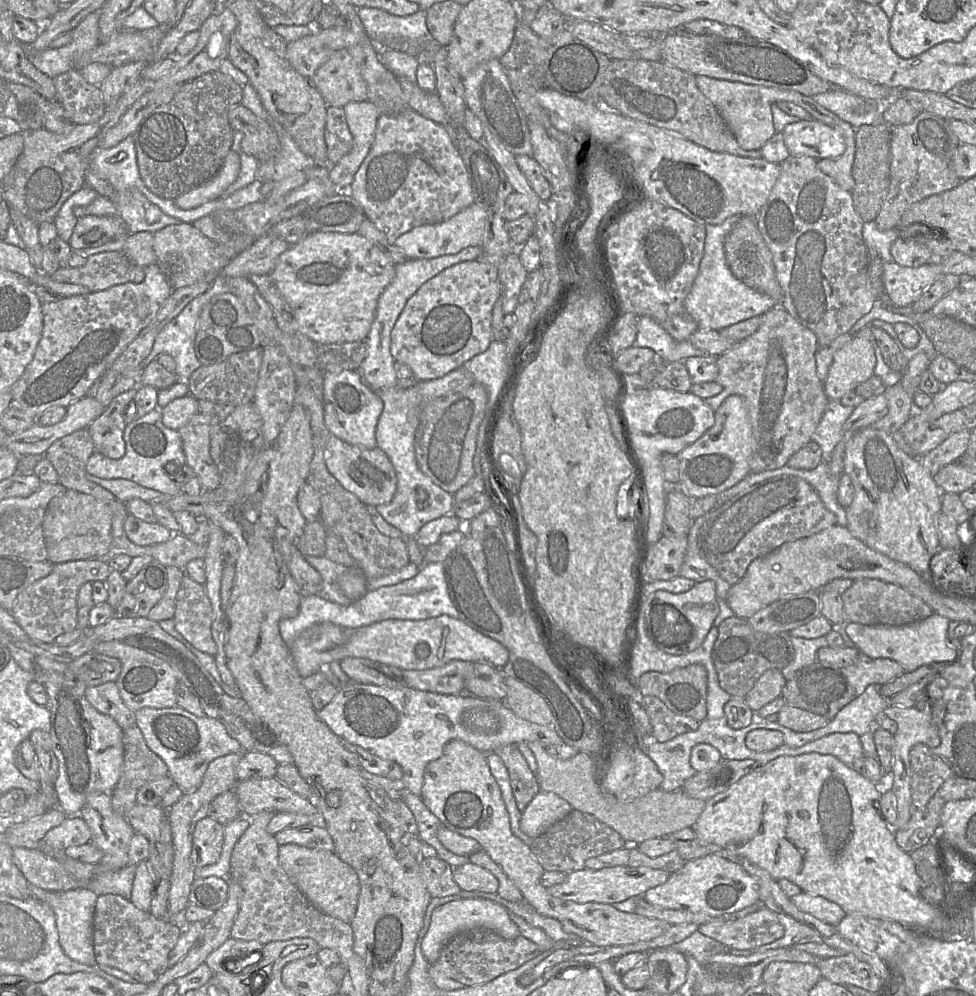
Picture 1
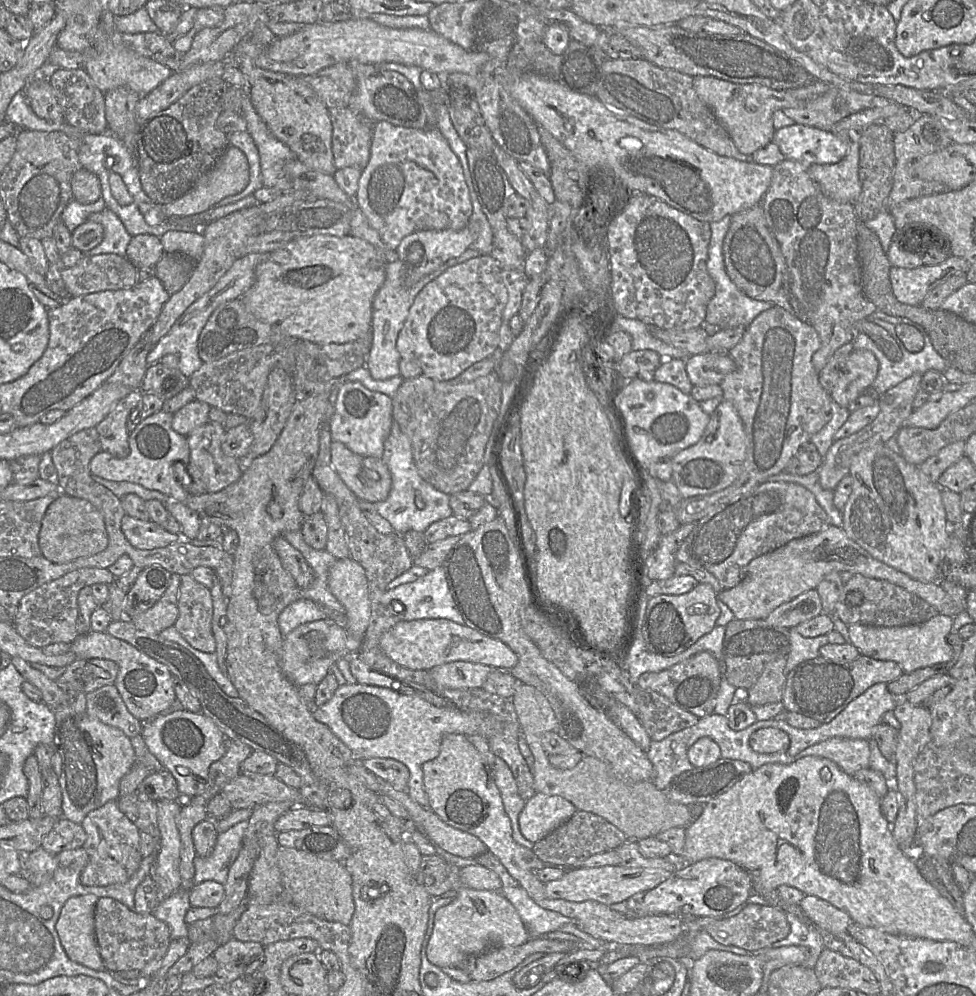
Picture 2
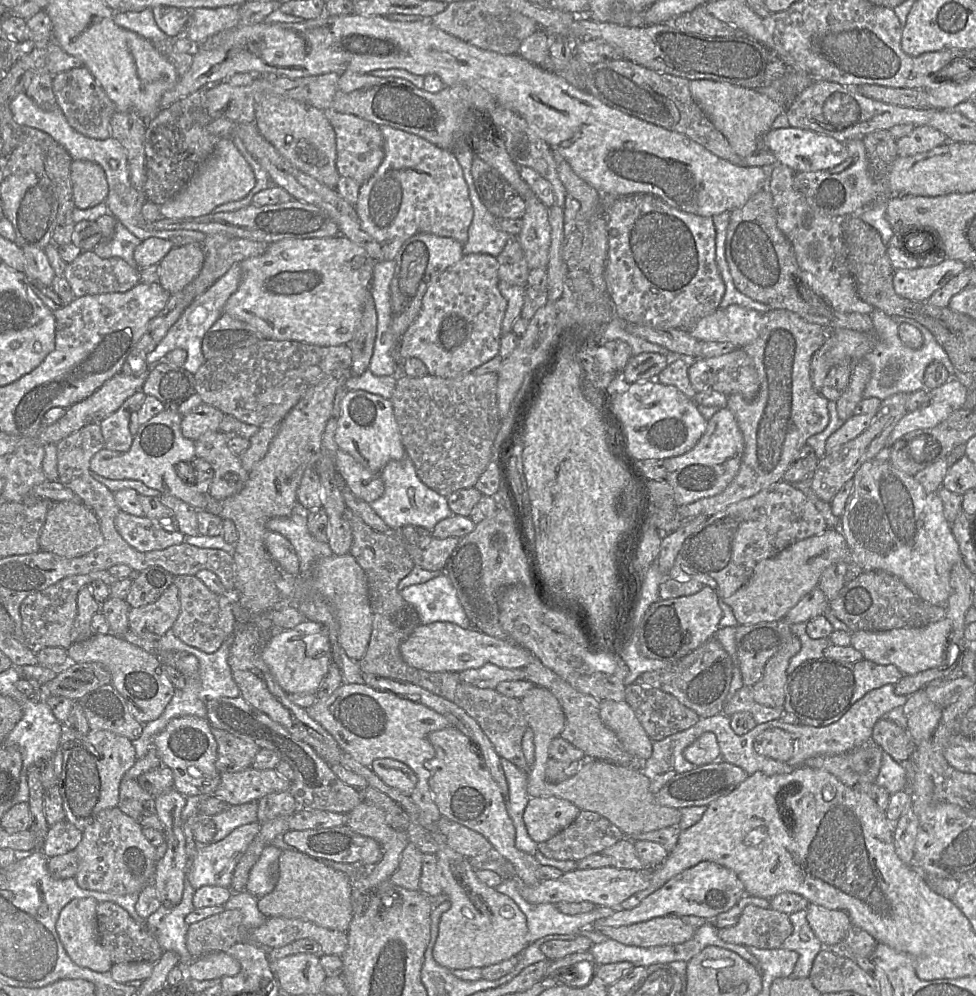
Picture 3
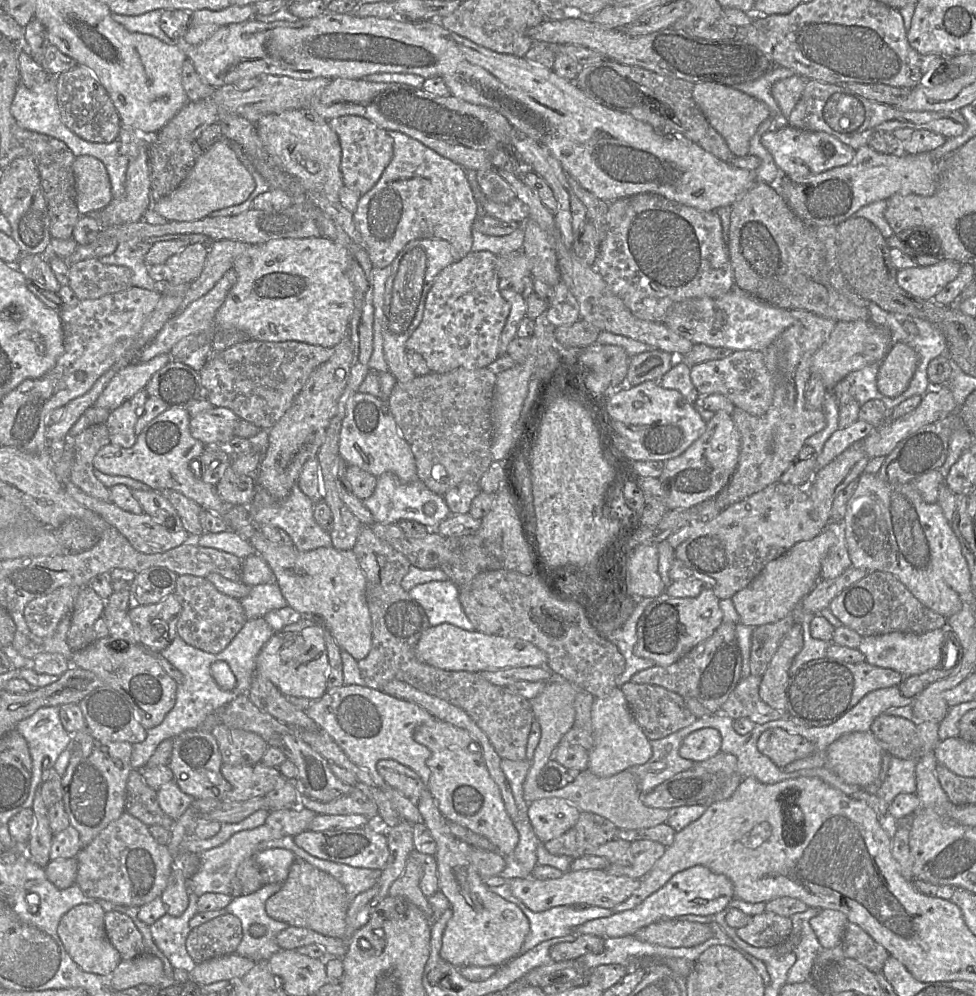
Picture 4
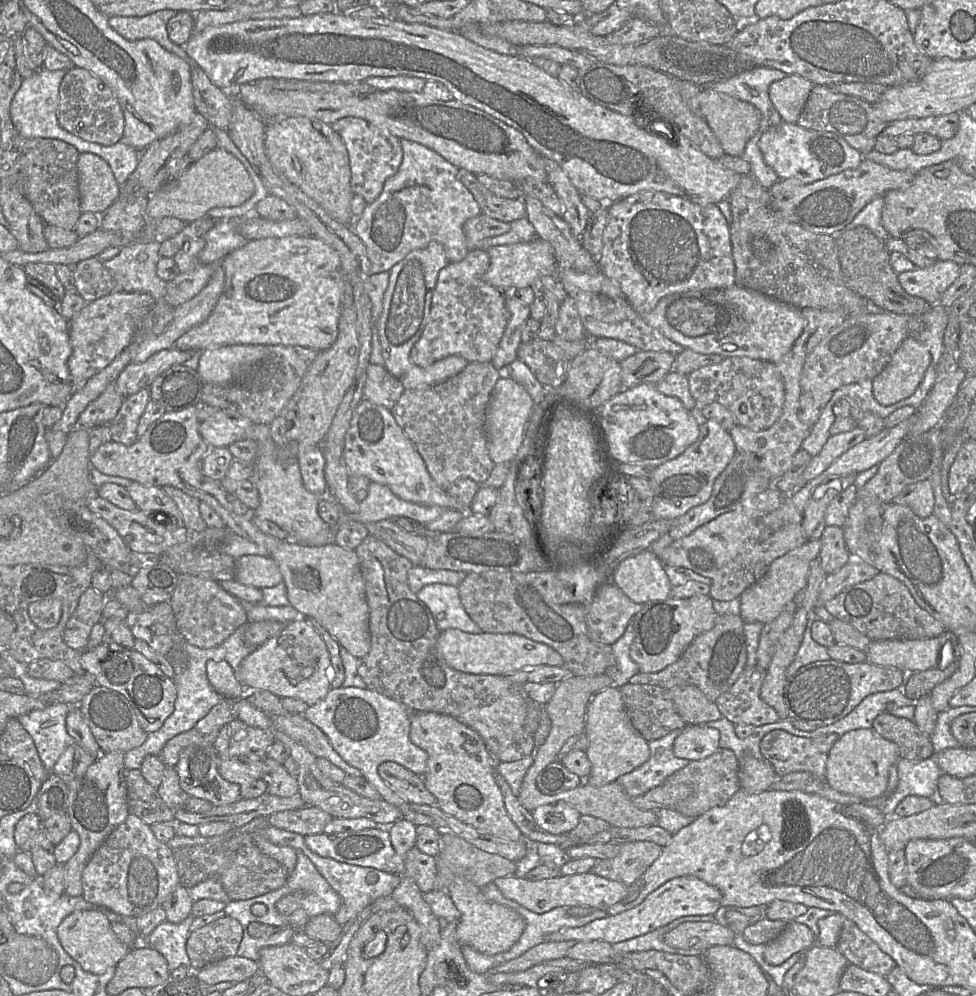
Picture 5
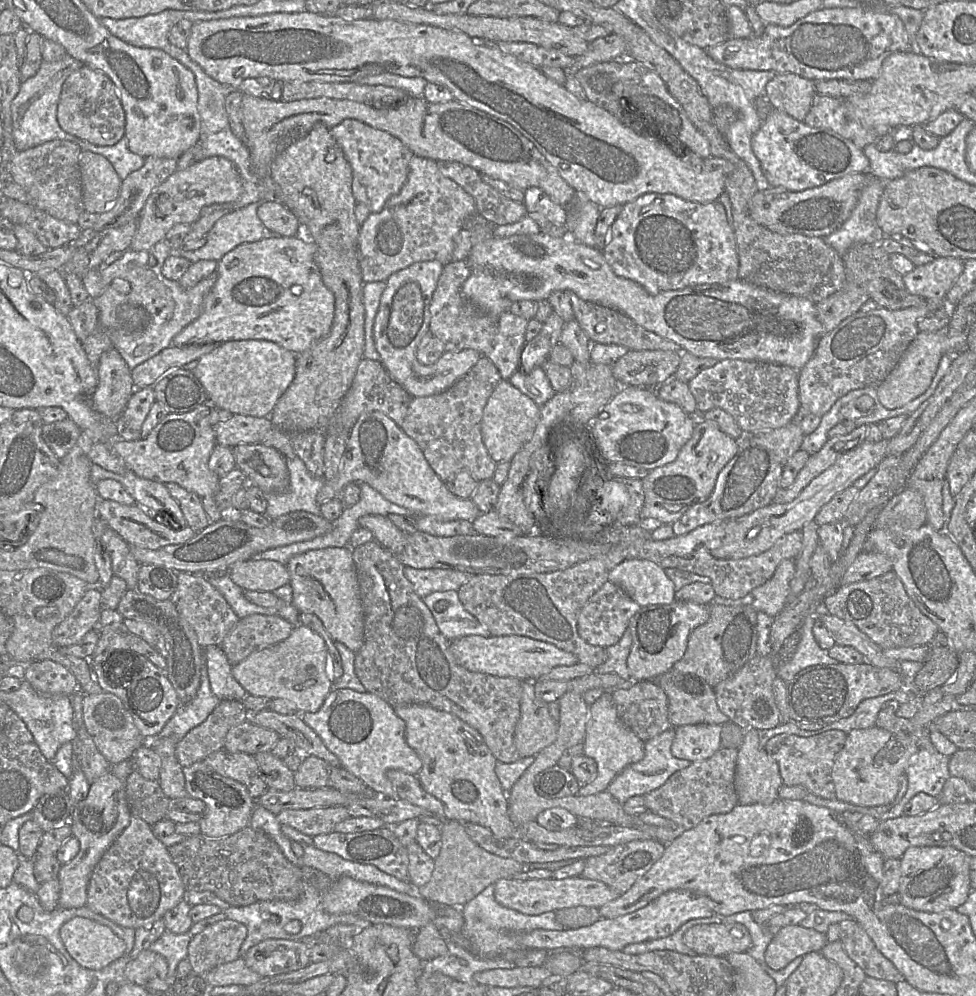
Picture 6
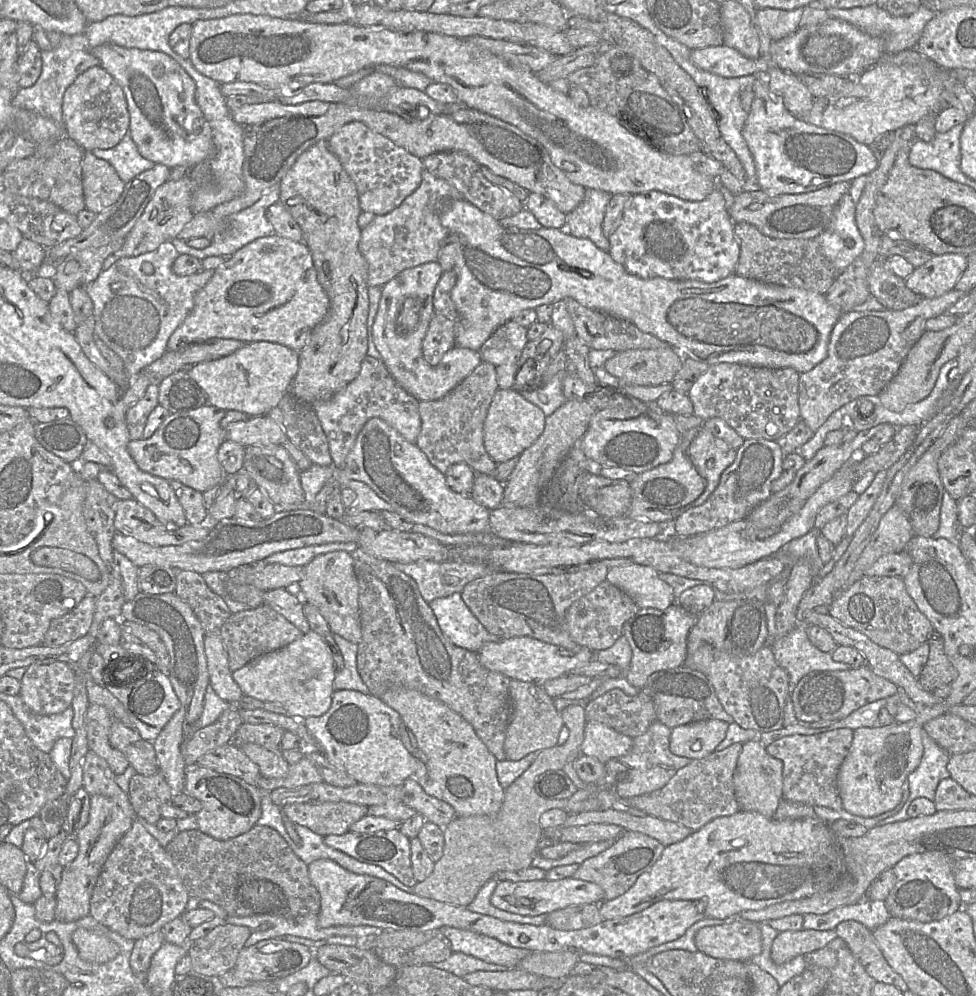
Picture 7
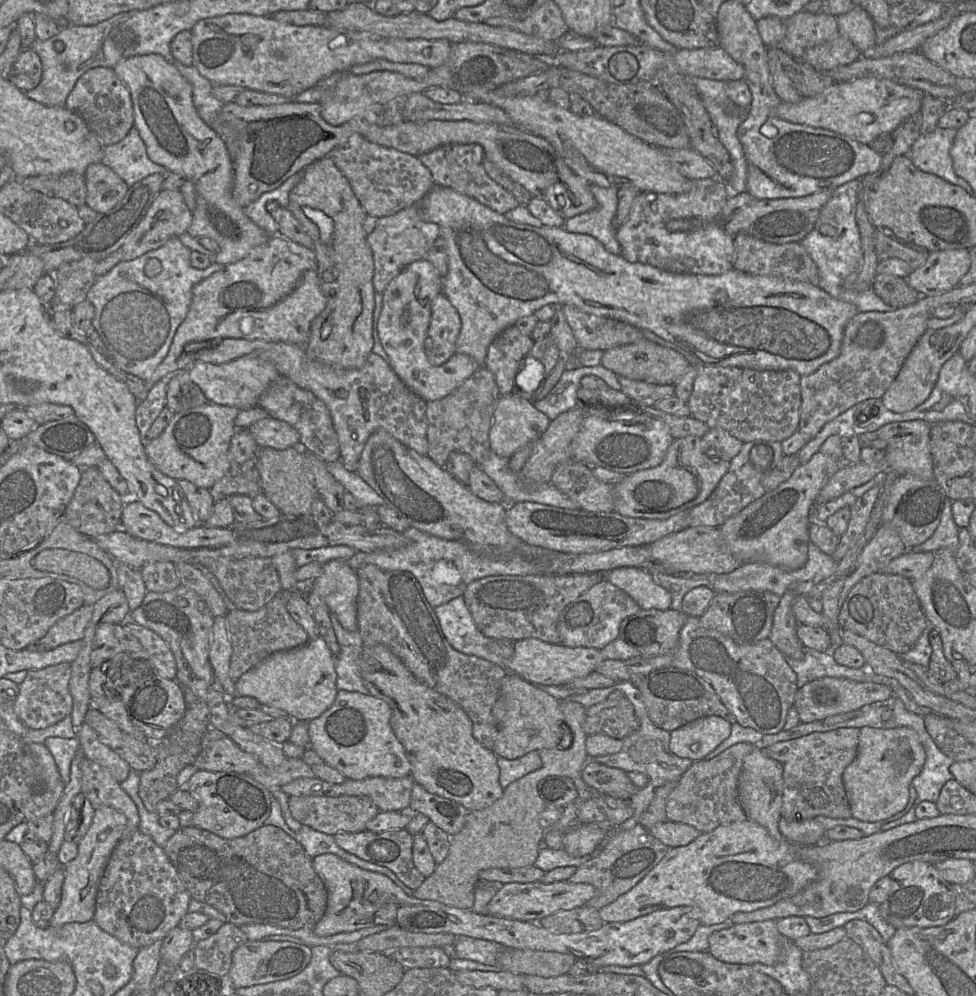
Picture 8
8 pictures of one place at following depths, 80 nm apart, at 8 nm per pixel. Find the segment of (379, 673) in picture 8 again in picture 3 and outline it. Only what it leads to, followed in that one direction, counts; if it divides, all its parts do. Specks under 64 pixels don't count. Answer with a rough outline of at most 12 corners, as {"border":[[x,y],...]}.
{"border":[[453,726],[425,761],[441,815],[480,833],[520,883],[541,864],[515,846],[505,798],[479,748]]}

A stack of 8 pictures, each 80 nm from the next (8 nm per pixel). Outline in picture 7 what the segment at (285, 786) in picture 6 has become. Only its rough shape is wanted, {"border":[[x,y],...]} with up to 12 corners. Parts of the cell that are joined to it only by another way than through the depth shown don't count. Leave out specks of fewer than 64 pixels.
{"border":[[255,743],[238,745],[266,778],[282,778],[289,763],[282,751]]}

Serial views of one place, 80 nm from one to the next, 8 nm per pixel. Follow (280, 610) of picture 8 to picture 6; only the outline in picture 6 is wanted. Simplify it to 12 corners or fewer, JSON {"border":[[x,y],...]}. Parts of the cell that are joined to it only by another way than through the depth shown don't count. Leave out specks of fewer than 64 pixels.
{"border":[[278,615],[238,620],[220,647],[233,667],[285,640],[293,628]]}

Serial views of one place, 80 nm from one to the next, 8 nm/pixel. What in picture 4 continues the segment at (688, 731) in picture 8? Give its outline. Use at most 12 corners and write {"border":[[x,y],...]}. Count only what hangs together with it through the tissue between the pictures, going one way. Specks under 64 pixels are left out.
{"border":[[702,728],[684,738],[679,755],[696,762],[721,751],[721,736]]}

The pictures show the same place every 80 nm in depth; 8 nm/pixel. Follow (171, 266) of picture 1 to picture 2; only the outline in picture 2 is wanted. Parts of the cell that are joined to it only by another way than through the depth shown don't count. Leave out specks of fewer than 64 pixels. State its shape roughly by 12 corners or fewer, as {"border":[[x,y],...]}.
{"border":[[202,229],[169,230],[160,238],[165,253],[182,252],[197,262],[204,251]]}

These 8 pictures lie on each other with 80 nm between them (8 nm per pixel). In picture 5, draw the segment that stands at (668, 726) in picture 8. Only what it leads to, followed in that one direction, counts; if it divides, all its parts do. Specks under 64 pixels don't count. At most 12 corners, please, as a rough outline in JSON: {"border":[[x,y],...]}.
{"border":[[694,685],[675,686],[671,696],[687,725],[722,718],[716,702]]}

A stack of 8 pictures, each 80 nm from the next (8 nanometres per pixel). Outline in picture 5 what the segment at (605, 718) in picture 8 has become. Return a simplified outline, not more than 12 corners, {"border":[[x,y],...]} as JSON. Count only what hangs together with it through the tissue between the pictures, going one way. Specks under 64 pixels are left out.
{"border":[[628,682],[619,690],[646,741],[687,725],[671,689]]}

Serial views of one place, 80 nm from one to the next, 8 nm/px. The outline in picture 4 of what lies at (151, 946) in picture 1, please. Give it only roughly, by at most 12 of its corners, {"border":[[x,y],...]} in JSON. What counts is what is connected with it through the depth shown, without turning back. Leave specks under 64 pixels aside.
{"border":[[105,912],[108,939],[122,960],[146,953],[128,915]]}

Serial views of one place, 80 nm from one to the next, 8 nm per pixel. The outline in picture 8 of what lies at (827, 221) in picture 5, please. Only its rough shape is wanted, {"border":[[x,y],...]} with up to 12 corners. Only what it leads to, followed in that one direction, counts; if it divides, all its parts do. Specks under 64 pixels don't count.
{"border":[[832,193],[727,200],[715,222],[731,236],[800,242]]}

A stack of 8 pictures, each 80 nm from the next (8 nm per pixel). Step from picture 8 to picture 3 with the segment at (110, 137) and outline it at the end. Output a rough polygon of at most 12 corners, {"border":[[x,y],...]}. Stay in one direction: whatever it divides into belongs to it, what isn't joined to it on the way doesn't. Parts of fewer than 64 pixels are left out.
{"border":[[88,68],[53,75],[58,107],[86,137],[111,136],[114,103]]}

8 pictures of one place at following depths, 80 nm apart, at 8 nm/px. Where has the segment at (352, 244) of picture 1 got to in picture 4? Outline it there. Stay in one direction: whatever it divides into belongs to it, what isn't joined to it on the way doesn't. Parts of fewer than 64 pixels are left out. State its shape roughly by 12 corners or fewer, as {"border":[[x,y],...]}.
{"border":[[327,238],[252,245],[215,328],[334,348],[354,290]]}

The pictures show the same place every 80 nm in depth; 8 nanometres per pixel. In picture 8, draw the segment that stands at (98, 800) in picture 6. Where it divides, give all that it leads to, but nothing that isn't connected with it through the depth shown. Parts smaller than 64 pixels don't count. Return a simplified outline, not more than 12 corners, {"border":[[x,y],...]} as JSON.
{"border":[[95,809],[64,869],[50,926],[94,919],[96,896],[127,818]]}

